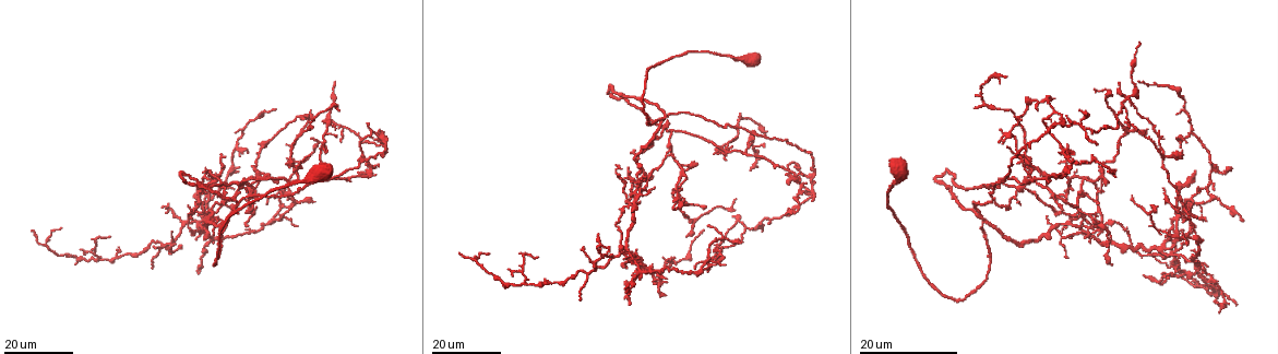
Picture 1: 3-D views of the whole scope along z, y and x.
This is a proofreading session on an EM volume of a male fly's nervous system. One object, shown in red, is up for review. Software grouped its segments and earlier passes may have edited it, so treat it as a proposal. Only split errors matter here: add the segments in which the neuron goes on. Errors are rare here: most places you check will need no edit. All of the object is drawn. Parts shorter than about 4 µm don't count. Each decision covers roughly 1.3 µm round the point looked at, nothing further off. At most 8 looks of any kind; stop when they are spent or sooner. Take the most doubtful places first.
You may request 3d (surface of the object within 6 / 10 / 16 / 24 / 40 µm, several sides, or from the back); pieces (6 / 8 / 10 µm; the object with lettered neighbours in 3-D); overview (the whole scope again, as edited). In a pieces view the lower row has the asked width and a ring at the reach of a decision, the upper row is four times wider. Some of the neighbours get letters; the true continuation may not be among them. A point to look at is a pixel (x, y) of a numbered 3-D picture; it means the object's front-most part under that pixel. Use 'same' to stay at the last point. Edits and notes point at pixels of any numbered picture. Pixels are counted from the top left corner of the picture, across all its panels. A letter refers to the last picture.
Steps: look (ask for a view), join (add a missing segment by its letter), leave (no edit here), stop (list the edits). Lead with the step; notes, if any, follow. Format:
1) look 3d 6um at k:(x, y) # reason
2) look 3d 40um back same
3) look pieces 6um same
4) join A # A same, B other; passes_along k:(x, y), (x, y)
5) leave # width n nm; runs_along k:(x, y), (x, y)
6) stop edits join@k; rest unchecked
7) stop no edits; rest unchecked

look 3d 16um at 1:(1237, 305) # tapers out

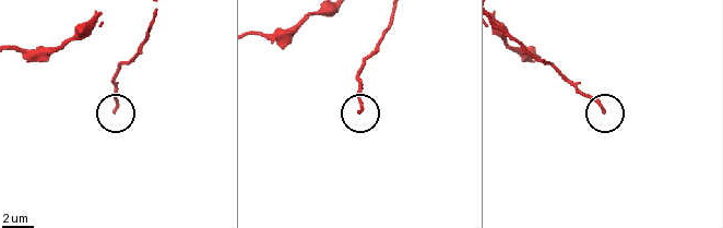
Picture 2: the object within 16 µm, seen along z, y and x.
look pieces 6um at 2:(113, 111)

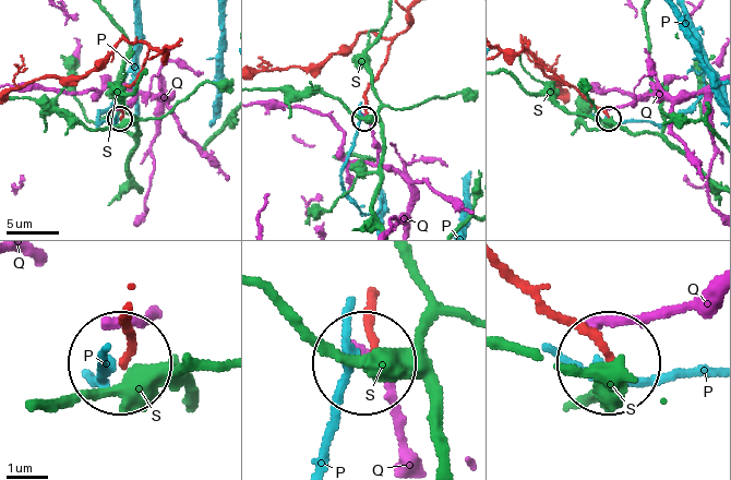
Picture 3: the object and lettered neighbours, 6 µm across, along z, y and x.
leave # P other, Q other, S other; none of them fits

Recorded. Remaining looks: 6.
look 3d 16um at 1:(646, 266) # branch stops here

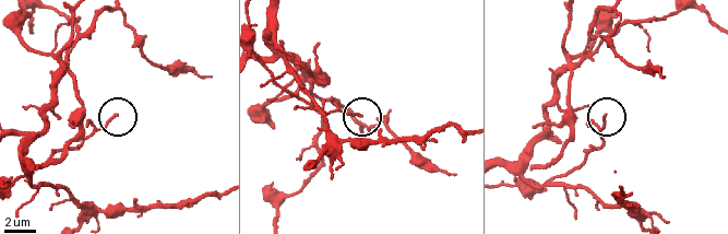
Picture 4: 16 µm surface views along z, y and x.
look pieces 8um at 4:(359, 116) # what lies round it

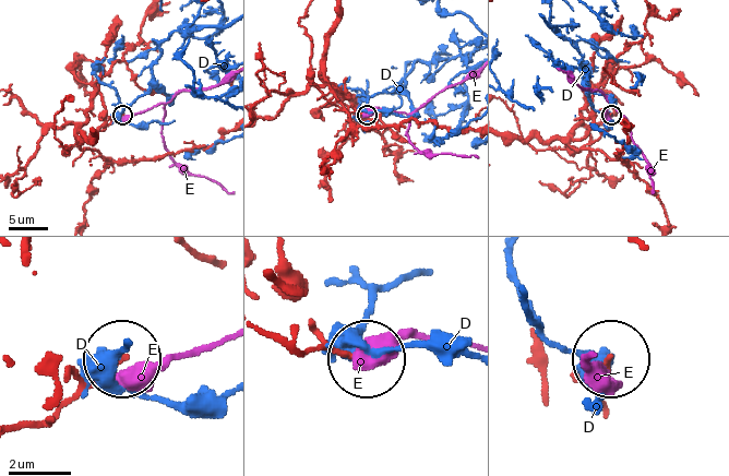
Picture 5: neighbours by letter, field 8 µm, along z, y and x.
leave # width 150 nm; D other, E other; runs_along 5:(299, 25), (311, 42), (319, 91), (365, 114); no lettered segment goes on from it

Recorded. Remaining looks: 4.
look 3d 24um at 1:(1196, 226) # branch stops here

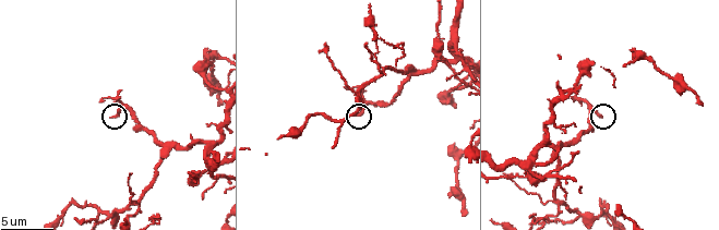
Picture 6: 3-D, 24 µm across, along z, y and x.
look pieces 8um at 6:(601, 116)

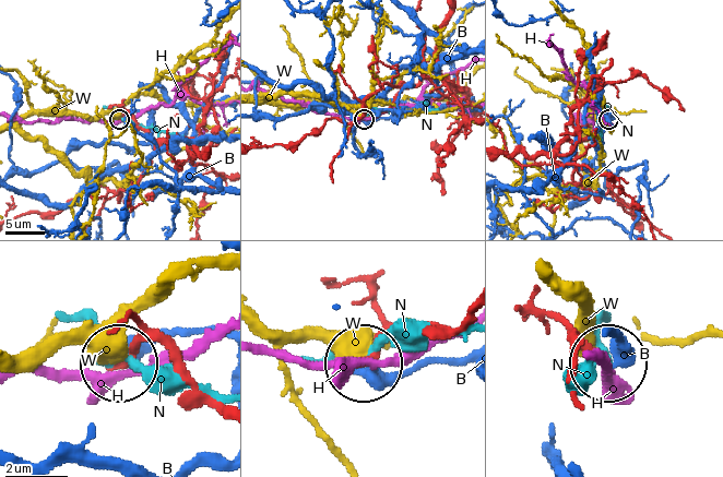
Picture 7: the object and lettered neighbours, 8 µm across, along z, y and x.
leave # B other, H other, N other, W other; none of them fits

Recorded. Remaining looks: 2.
look pieces 6um at 6:(700, 103) # branch stops here

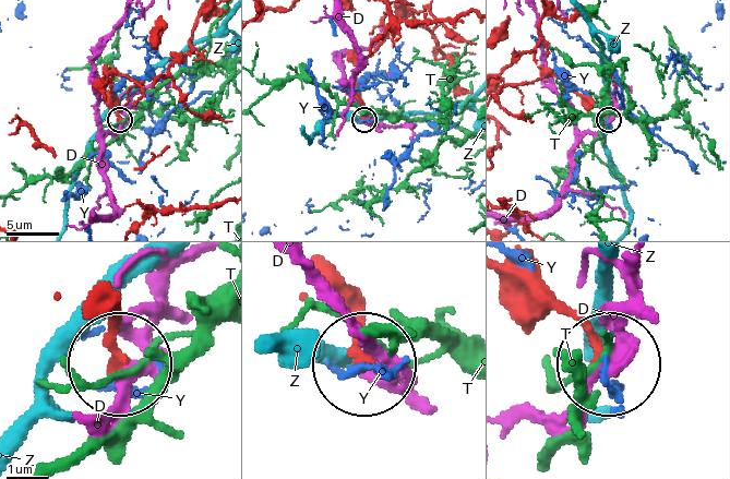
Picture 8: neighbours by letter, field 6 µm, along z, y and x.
leave # D other, T other, Y other, Z other; no lettered segment goes on from it

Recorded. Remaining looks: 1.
stop no edits; rest unchecked

